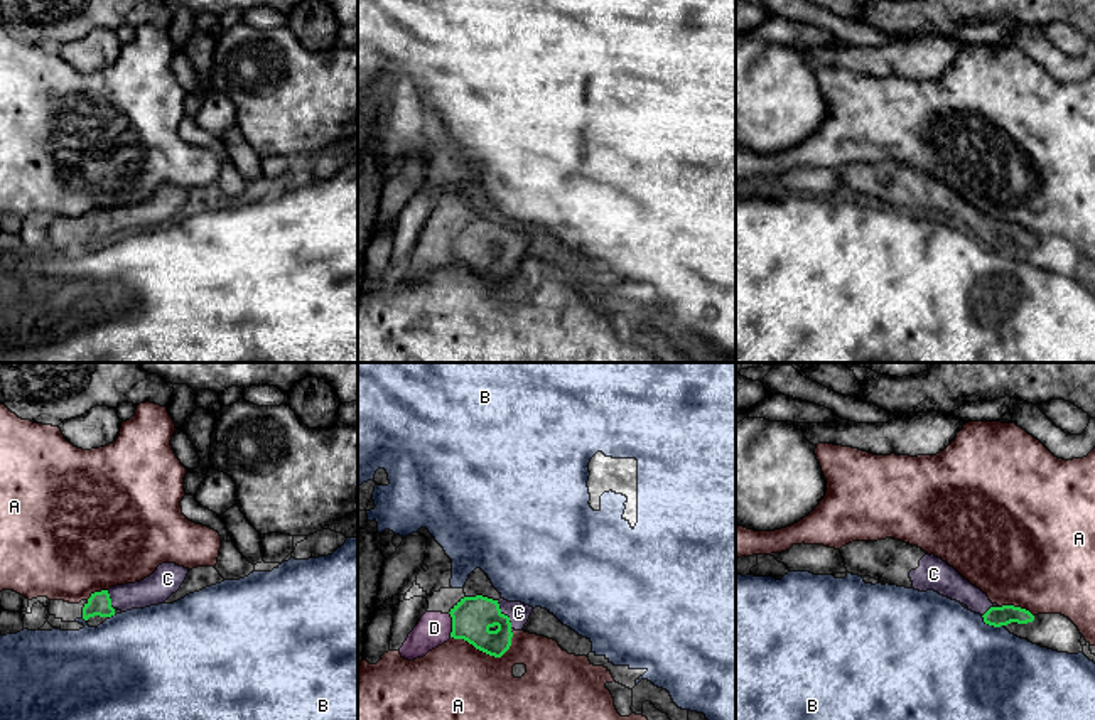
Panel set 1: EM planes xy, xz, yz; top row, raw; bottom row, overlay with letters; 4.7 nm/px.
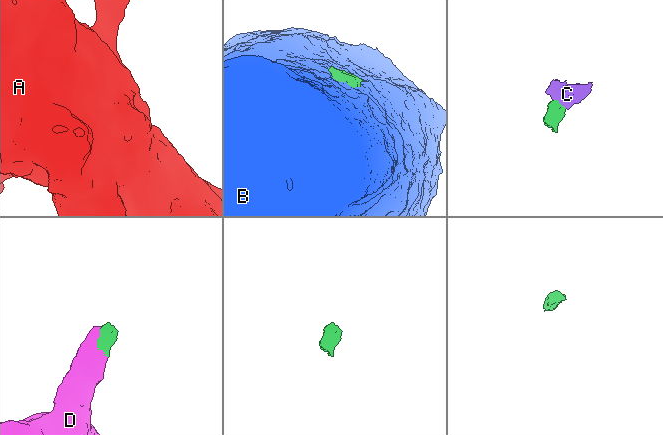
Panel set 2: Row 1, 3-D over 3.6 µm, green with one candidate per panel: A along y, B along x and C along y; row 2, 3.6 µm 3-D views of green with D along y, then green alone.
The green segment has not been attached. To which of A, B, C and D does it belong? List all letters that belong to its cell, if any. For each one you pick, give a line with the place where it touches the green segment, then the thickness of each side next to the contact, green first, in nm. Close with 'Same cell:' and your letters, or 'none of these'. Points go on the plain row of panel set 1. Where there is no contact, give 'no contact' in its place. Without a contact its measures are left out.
C: xz (503, 236) | 190/100 nm
D: xz (453, 247) | 190/160 nm
Same cell: C, D

